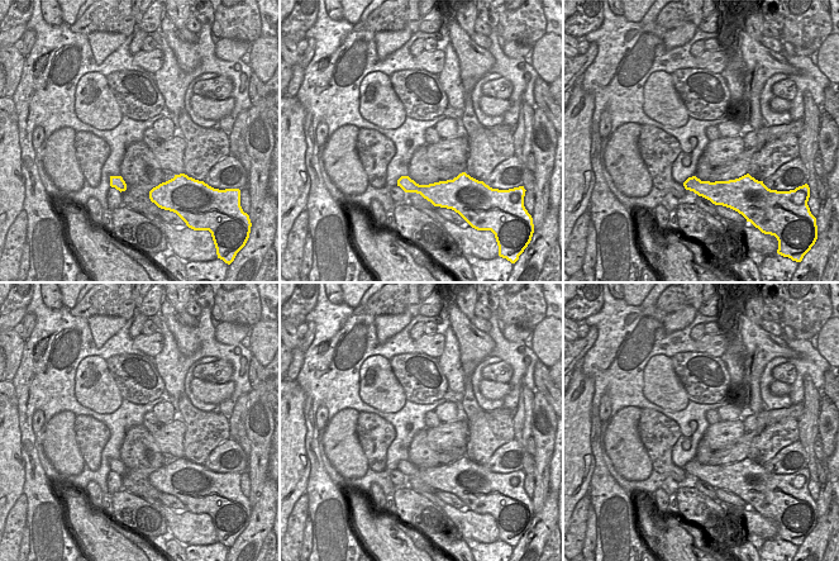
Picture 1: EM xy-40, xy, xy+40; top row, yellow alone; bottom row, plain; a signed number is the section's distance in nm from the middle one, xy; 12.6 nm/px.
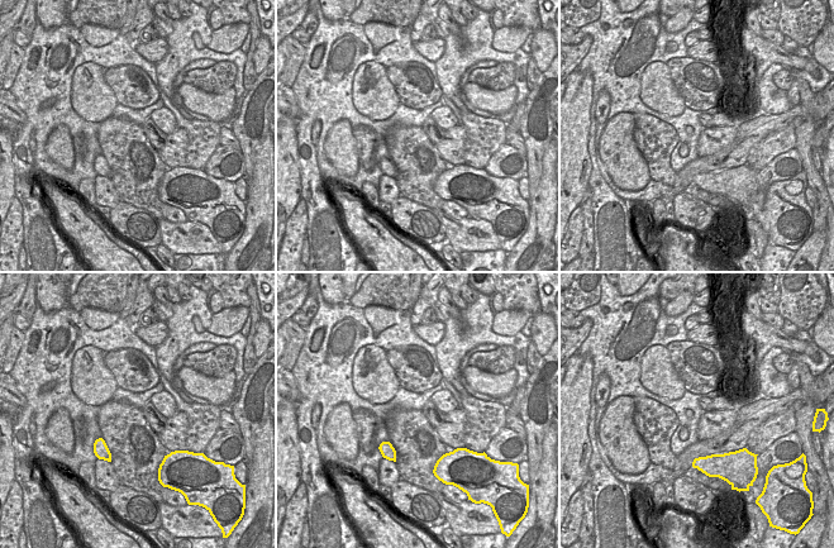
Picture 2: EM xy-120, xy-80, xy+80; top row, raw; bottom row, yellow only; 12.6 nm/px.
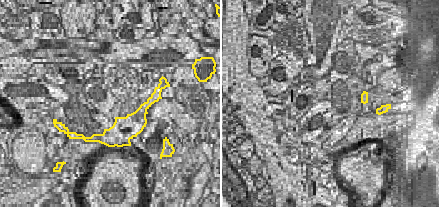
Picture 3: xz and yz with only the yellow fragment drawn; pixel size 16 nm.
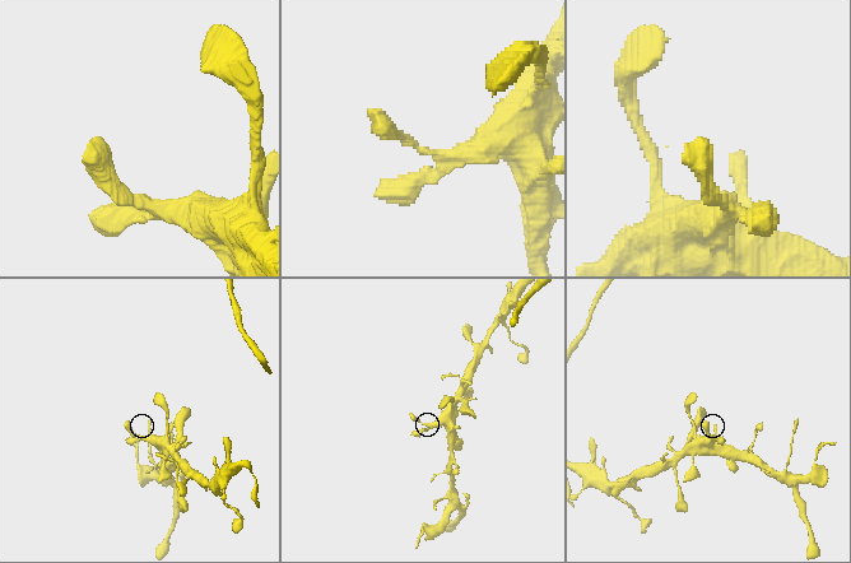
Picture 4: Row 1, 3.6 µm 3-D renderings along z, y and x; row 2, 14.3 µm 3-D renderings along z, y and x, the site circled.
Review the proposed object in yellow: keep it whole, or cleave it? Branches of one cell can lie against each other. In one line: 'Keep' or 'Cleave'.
Keep.

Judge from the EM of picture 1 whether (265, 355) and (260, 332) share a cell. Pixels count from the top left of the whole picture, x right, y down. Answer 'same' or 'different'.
same

